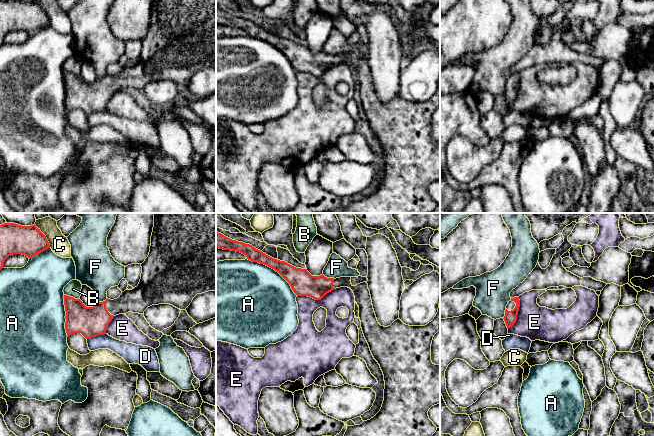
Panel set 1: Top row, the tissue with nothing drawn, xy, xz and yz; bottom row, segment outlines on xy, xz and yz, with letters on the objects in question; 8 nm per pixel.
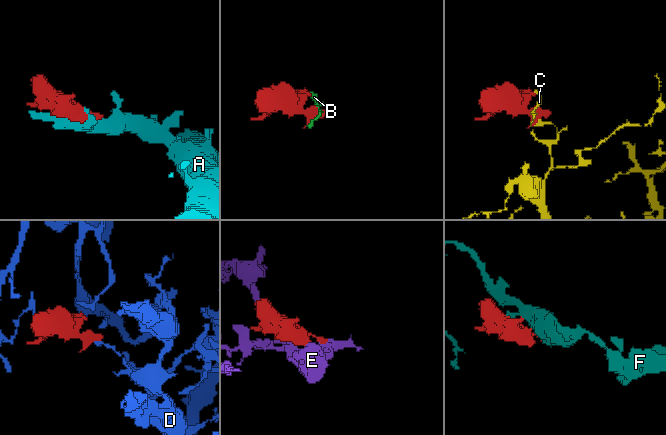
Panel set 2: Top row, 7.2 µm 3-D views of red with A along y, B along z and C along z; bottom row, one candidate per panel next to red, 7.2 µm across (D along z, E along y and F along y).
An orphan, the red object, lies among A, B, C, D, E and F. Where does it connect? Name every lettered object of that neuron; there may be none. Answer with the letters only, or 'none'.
none

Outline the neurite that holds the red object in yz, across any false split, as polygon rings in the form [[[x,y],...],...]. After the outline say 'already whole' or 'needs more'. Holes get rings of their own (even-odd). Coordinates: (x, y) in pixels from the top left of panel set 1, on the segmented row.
[[[519,297],[511,298],[506,306],[505,316],[503,318],[507,328],[512,327],[516,323],[519,307]]]; needs more

